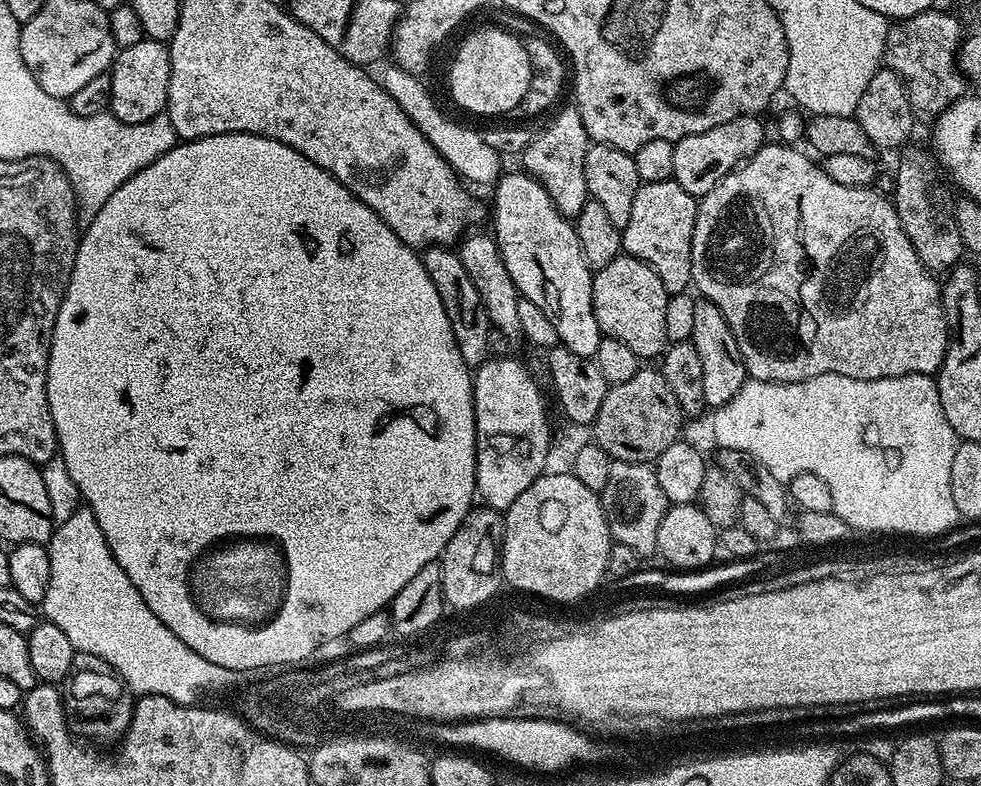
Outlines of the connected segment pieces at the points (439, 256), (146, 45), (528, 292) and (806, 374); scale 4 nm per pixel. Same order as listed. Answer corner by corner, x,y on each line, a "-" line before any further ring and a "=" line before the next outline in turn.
428,246
423,249
422,259
426,266
426,274
430,274
430,282
434,282
434,290
442,298
442,306
446,306
446,318
450,318
450,330
454,330
454,342
458,342
458,354
462,354
462,362
466,362
469,370
475,370
489,359
488,343
494,337
494,329
487,317
486,307
478,296
477,287
462,264
462,258
456,250
448,246
=
144,39
135,46
119,49
110,69
110,111
127,124
146,122
161,115
168,106
170,54
162,40
=
523,170
505,171
494,185
496,193
492,196
492,227
491,231
500,247
502,261
510,272
514,286
521,297
535,302
550,318
554,330
558,330
558,338
563,347
570,349
579,356
595,357
598,342
601,338
598,318
594,318
594,302
592,301
593,269
588,267
582,254
582,246
578,242
576,225
569,217
564,216
554,206
550,194
533,176
=
784,142
775,143
763,144
739,168
726,174
726,178
722,178
714,190
699,197
696,206
692,239
692,284
697,288
695,291
703,299
714,302
714,306
722,310
722,318
730,322
738,350
742,350
745,373
753,380
789,384
802,382
806,378
818,378
818,374
842,374
846,378
877,380
883,376
905,376
915,372
932,376
939,372
948,349
948,327
944,306
940,303
942,288
937,277
929,272
918,254
914,254
914,246
910,246
910,238
906,238
906,230
902,230
895,203
871,187
841,186
834,182
834,178
830,178
830,174
824,172
817,161
815,164
810,157
803,156
796,146

